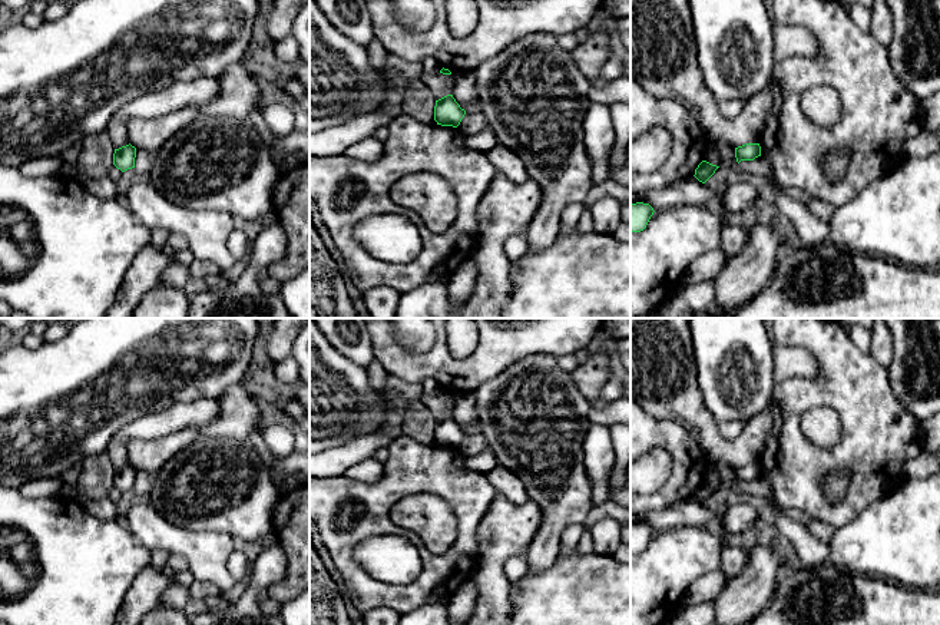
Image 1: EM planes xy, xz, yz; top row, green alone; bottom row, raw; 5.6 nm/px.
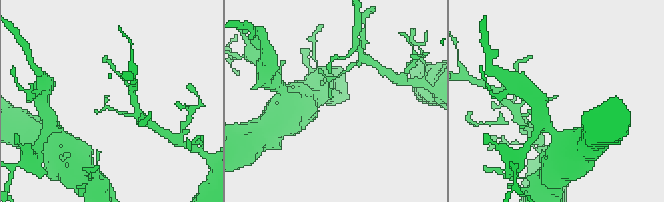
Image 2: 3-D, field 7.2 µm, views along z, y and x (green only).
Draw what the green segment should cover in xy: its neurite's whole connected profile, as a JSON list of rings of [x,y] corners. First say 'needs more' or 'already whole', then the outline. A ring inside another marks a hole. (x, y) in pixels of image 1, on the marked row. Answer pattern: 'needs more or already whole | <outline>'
already whole | [[[130,143],[115,149],[113,165],[122,172],[135,168],[136,148]]]

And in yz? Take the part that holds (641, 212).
already whole | [[[636,202],[630,205],[630,232],[641,232],[646,228],[653,208],[649,204]]]

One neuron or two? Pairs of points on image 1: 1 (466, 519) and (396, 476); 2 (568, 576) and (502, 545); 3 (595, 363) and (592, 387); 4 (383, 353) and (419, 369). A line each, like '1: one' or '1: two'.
1: one
2: two
3: one
4: one

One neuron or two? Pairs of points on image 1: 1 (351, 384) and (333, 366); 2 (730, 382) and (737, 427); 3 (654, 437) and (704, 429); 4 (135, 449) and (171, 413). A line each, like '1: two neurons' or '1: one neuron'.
1: one neuron
2: two neurons
3: two neurons
4: two neurons

